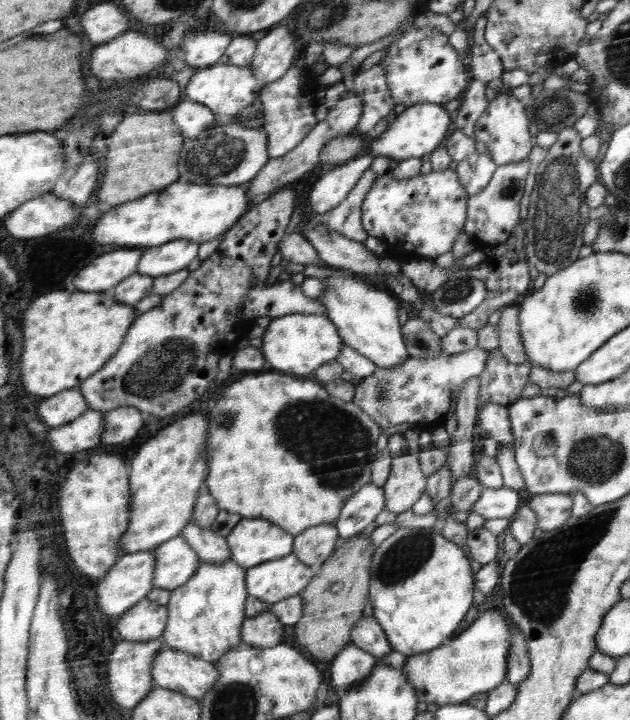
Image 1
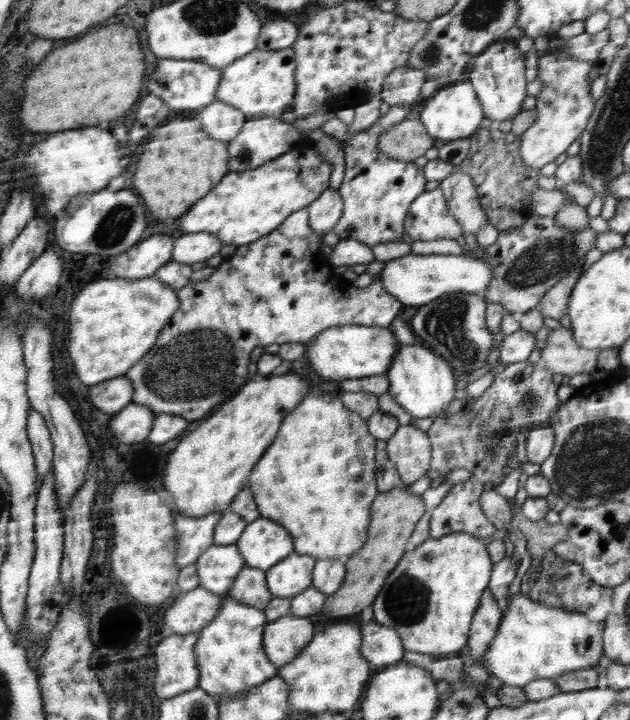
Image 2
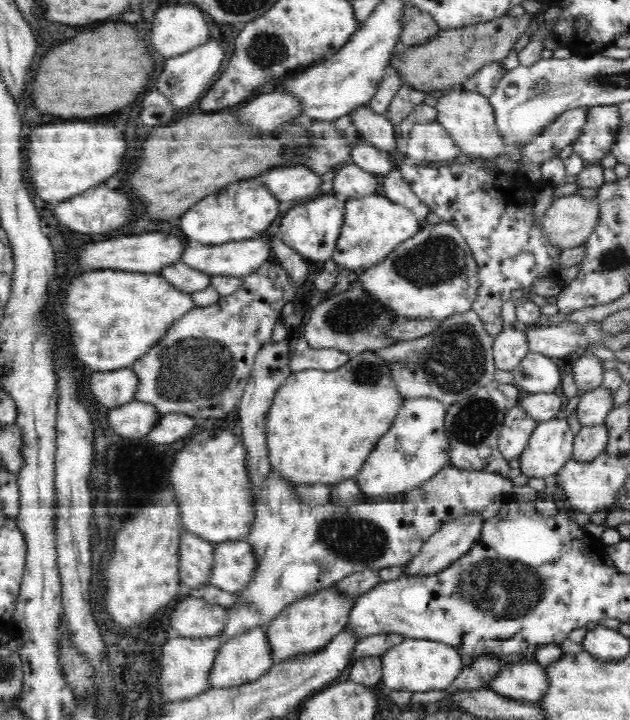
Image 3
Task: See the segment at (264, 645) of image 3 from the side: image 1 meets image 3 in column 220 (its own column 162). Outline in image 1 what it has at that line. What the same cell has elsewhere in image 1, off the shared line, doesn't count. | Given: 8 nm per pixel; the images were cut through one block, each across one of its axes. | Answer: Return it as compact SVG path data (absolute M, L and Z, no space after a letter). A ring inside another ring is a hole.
M166 645L154 662L152 675L154 686L184 693L198 701L203 701L220 680L220 671L213 663Z

